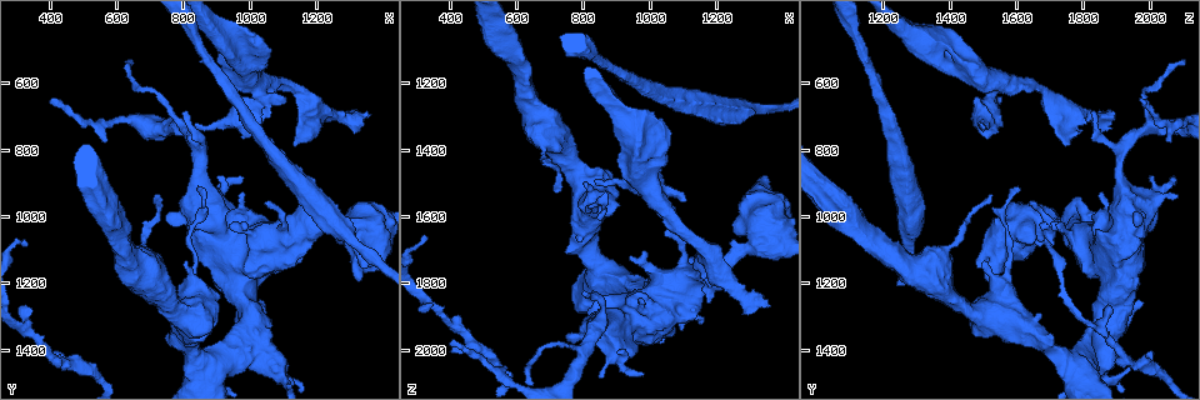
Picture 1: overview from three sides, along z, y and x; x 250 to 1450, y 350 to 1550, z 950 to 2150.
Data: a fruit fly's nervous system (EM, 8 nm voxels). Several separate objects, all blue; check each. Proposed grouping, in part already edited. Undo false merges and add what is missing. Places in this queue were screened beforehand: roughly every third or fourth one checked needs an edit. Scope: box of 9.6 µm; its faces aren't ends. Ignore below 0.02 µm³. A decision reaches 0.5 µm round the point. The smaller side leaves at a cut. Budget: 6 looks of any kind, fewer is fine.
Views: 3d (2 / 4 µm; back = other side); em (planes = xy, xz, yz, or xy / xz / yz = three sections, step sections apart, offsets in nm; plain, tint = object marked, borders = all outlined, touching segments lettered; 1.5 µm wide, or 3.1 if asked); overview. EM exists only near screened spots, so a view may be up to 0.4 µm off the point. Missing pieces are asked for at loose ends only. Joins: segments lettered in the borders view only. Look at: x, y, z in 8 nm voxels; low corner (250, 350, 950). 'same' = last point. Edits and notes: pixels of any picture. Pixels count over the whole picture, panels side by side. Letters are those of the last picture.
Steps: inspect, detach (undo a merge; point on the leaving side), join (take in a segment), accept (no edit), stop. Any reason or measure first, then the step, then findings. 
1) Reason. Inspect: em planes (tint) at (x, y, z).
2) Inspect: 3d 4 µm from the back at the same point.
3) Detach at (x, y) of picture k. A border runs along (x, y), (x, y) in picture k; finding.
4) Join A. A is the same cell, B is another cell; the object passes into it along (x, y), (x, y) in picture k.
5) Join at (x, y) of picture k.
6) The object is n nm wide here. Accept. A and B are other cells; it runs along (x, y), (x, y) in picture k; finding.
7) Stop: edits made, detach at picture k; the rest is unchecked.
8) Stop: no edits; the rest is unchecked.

Thin end. Inspect: 3d 4 µm at (400, 650, 1970).

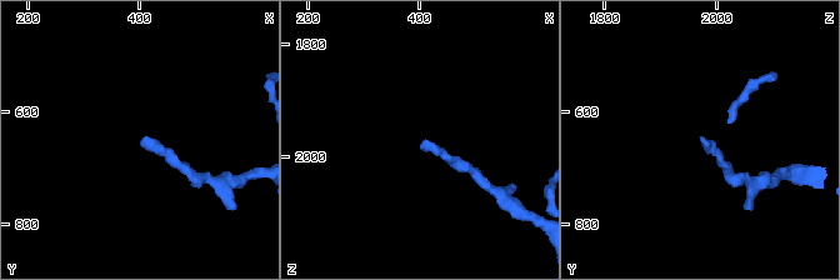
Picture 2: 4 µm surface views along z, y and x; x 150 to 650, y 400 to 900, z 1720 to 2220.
Inspect: em xz step 4 (borders) at (405, 650, 1970).

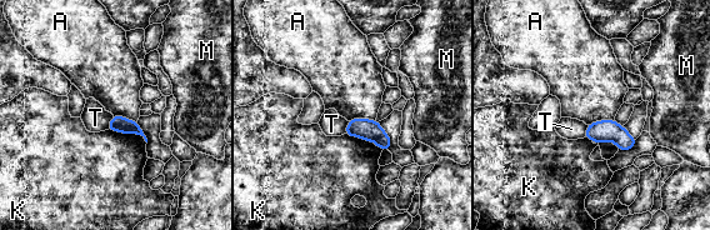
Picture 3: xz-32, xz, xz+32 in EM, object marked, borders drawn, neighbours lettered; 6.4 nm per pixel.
Accept. A, K, M and T are other cells; a border runs along (375, 119), (354, 118), (349, 121) in picture 3; none of them fits.

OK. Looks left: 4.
Thin end. Inspect: 3d 2 µm at (810, 690, 1830).

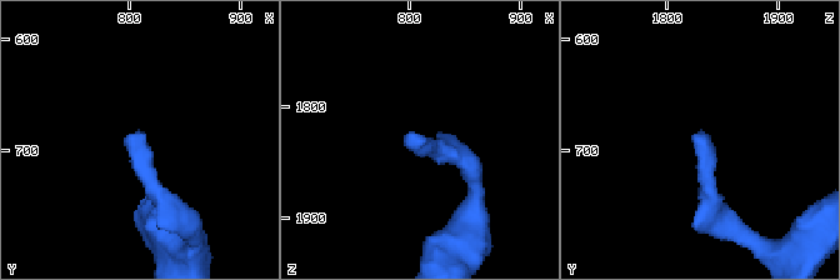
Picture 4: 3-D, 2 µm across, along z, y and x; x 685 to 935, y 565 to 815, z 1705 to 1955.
Inspect: em planes (borders) at (812, 684, 1828).

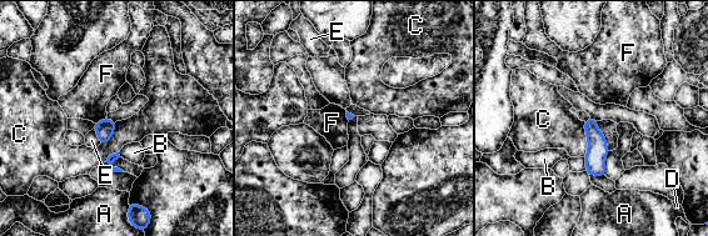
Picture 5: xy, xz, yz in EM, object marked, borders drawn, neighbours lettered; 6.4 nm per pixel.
Accept. A, B, C, D, E and F are other cells; a border runs along (583, 121), (587, 141), (586, 156) in picture 5; no lettered segment goes on from it.

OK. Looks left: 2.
An open end. Inspect: 3d 2 µm at (410, 1420, 2000).

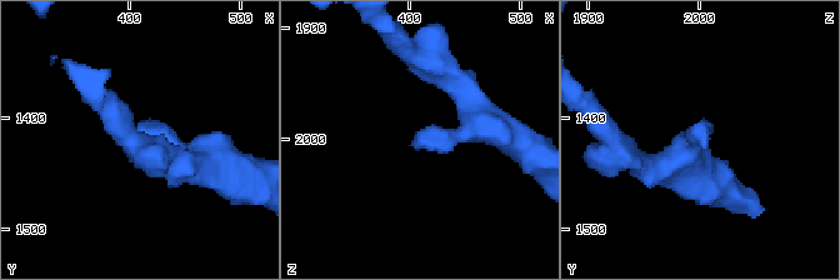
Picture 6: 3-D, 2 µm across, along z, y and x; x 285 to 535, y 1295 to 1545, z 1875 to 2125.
Shape alone is not enough. Inspect: em planes (borders) at (404, 1426, 2006).

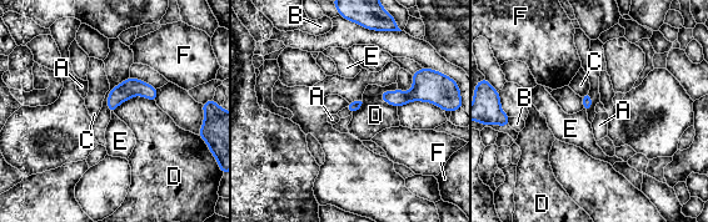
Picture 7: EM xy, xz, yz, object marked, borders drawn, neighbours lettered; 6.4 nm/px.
Accept. A, B, C, D, E and F are other cells; it runs along (154, 92), (125, 90), (110, 105) in picture 7; no lettered segment goes on from it.

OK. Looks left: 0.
Stop: no edits; the rest is unchecked.

